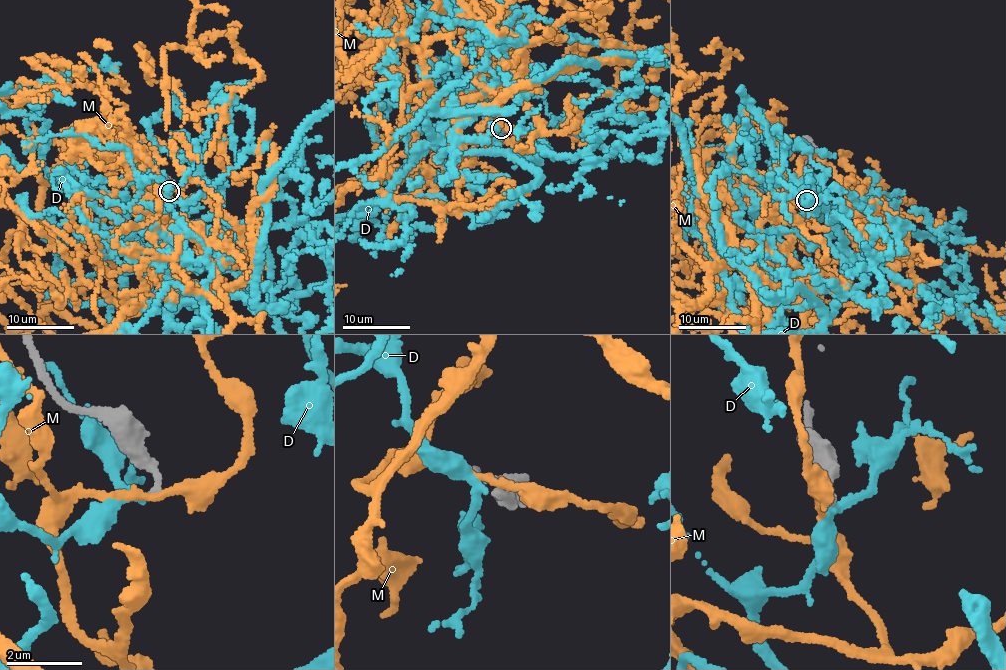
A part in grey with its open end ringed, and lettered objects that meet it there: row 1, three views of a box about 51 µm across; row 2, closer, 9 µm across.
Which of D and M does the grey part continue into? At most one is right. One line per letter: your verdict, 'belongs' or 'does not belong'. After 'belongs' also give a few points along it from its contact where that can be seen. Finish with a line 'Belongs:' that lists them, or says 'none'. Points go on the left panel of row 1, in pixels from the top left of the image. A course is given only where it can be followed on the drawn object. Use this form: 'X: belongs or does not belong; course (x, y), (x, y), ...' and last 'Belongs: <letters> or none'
D: belongs
M: does not belong
Belongs: D

